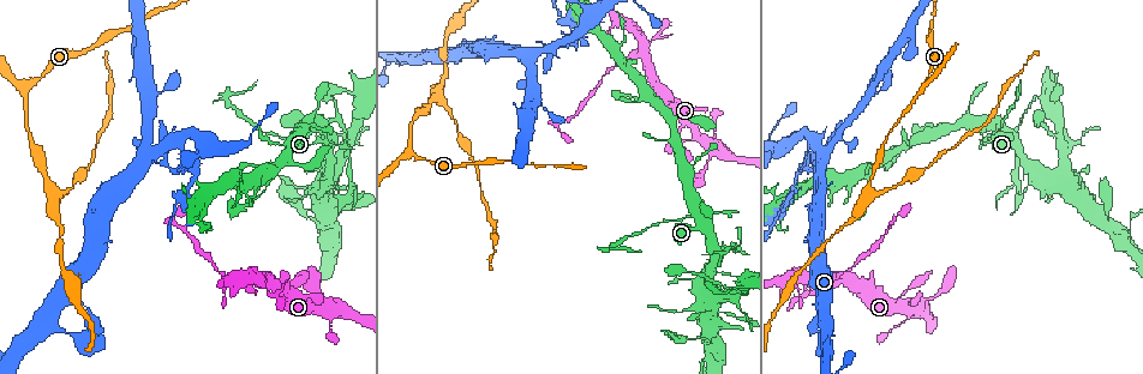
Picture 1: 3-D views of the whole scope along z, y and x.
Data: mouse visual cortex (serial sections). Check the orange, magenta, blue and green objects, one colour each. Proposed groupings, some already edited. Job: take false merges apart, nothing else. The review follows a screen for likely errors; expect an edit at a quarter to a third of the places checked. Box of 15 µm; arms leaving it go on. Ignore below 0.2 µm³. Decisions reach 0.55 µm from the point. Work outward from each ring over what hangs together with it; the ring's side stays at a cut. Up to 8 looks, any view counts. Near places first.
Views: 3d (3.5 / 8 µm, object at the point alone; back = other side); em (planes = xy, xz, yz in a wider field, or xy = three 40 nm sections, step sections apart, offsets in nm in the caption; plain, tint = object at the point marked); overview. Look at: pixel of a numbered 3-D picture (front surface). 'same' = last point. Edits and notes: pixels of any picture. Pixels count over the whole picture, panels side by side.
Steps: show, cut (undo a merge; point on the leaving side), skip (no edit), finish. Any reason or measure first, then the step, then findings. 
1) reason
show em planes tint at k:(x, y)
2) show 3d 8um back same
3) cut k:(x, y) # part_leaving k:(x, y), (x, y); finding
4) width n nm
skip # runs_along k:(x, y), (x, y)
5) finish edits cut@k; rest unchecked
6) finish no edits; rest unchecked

show 3d 3.5um at 1:(416, 158)

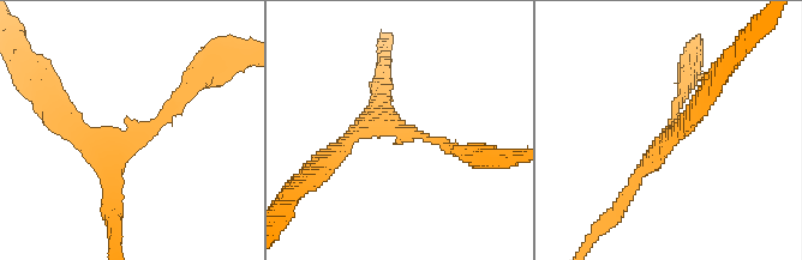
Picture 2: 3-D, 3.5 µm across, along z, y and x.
arms 3; arm_widths 150, 200, 200 nm
show em planes tint at 2:(131, 142)

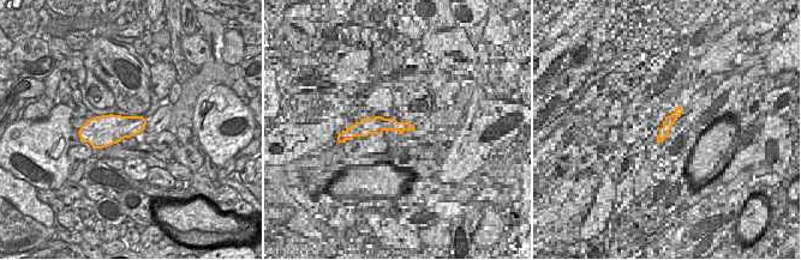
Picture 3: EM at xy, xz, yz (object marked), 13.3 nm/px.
skip # continuous, no second cell

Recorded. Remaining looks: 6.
three-way junction
show 3d 3.5um at 1:(641, 55)

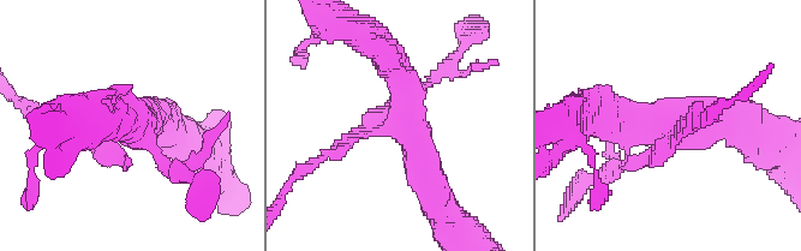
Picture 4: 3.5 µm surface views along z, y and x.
cut 4:(741, 95) # part_leaving 4:(375, 123), (352, 132), (297, 174); two cells meet here

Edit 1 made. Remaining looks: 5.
abrupt turn
show 3d 3.5um at 1:(1050, 177)

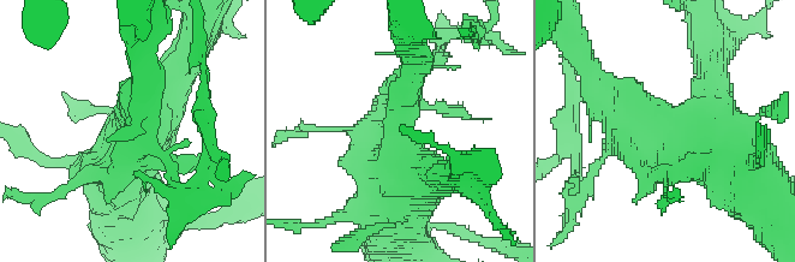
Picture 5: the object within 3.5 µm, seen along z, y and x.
shape alone is not enough
show em xy step 1 tint at 5:(399, 139)

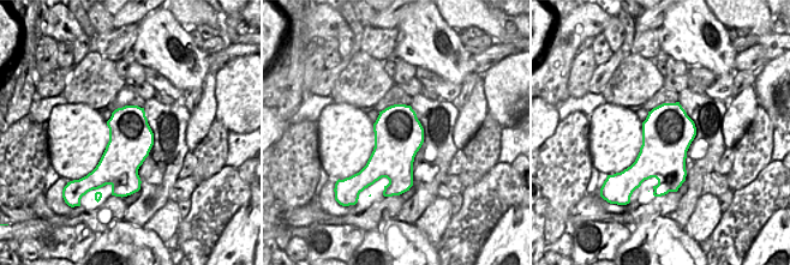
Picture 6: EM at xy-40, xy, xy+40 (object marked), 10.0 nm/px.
skip # runs_along 5:(621, 108), (695, 130), (747, 182); continuous, no second cell

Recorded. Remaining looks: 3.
small branch off a trunk
show 3d 3.5um at 1:(55, 195)

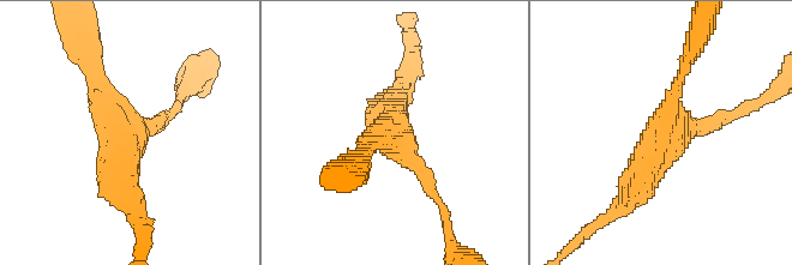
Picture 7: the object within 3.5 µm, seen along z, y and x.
show em xy step 3 tint at 7:(395, 141)

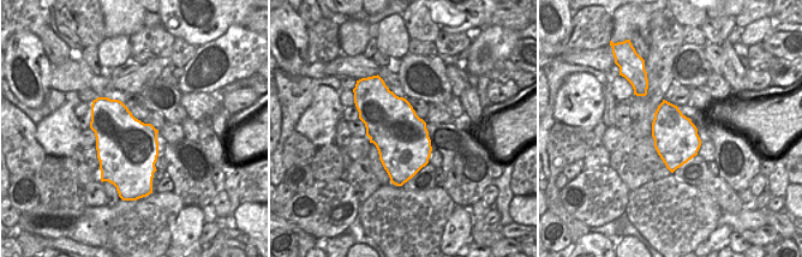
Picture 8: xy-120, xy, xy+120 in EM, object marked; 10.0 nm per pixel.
another direction
show em xy step 2 tint same

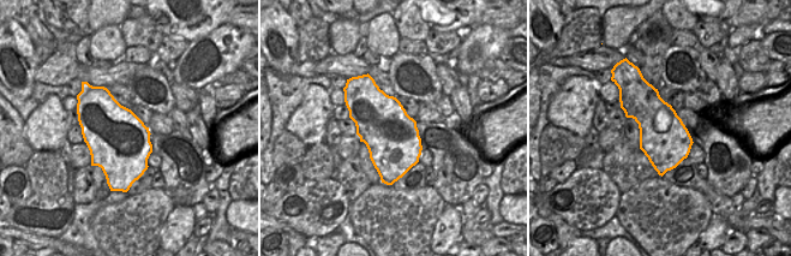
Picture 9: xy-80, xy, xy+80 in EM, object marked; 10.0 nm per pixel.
arms 3
skip # runs_along 7:(686, 64), (672, 130), (629, 197); continuous, no second cell

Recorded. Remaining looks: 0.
finish edits cut@4; rest unchecked

